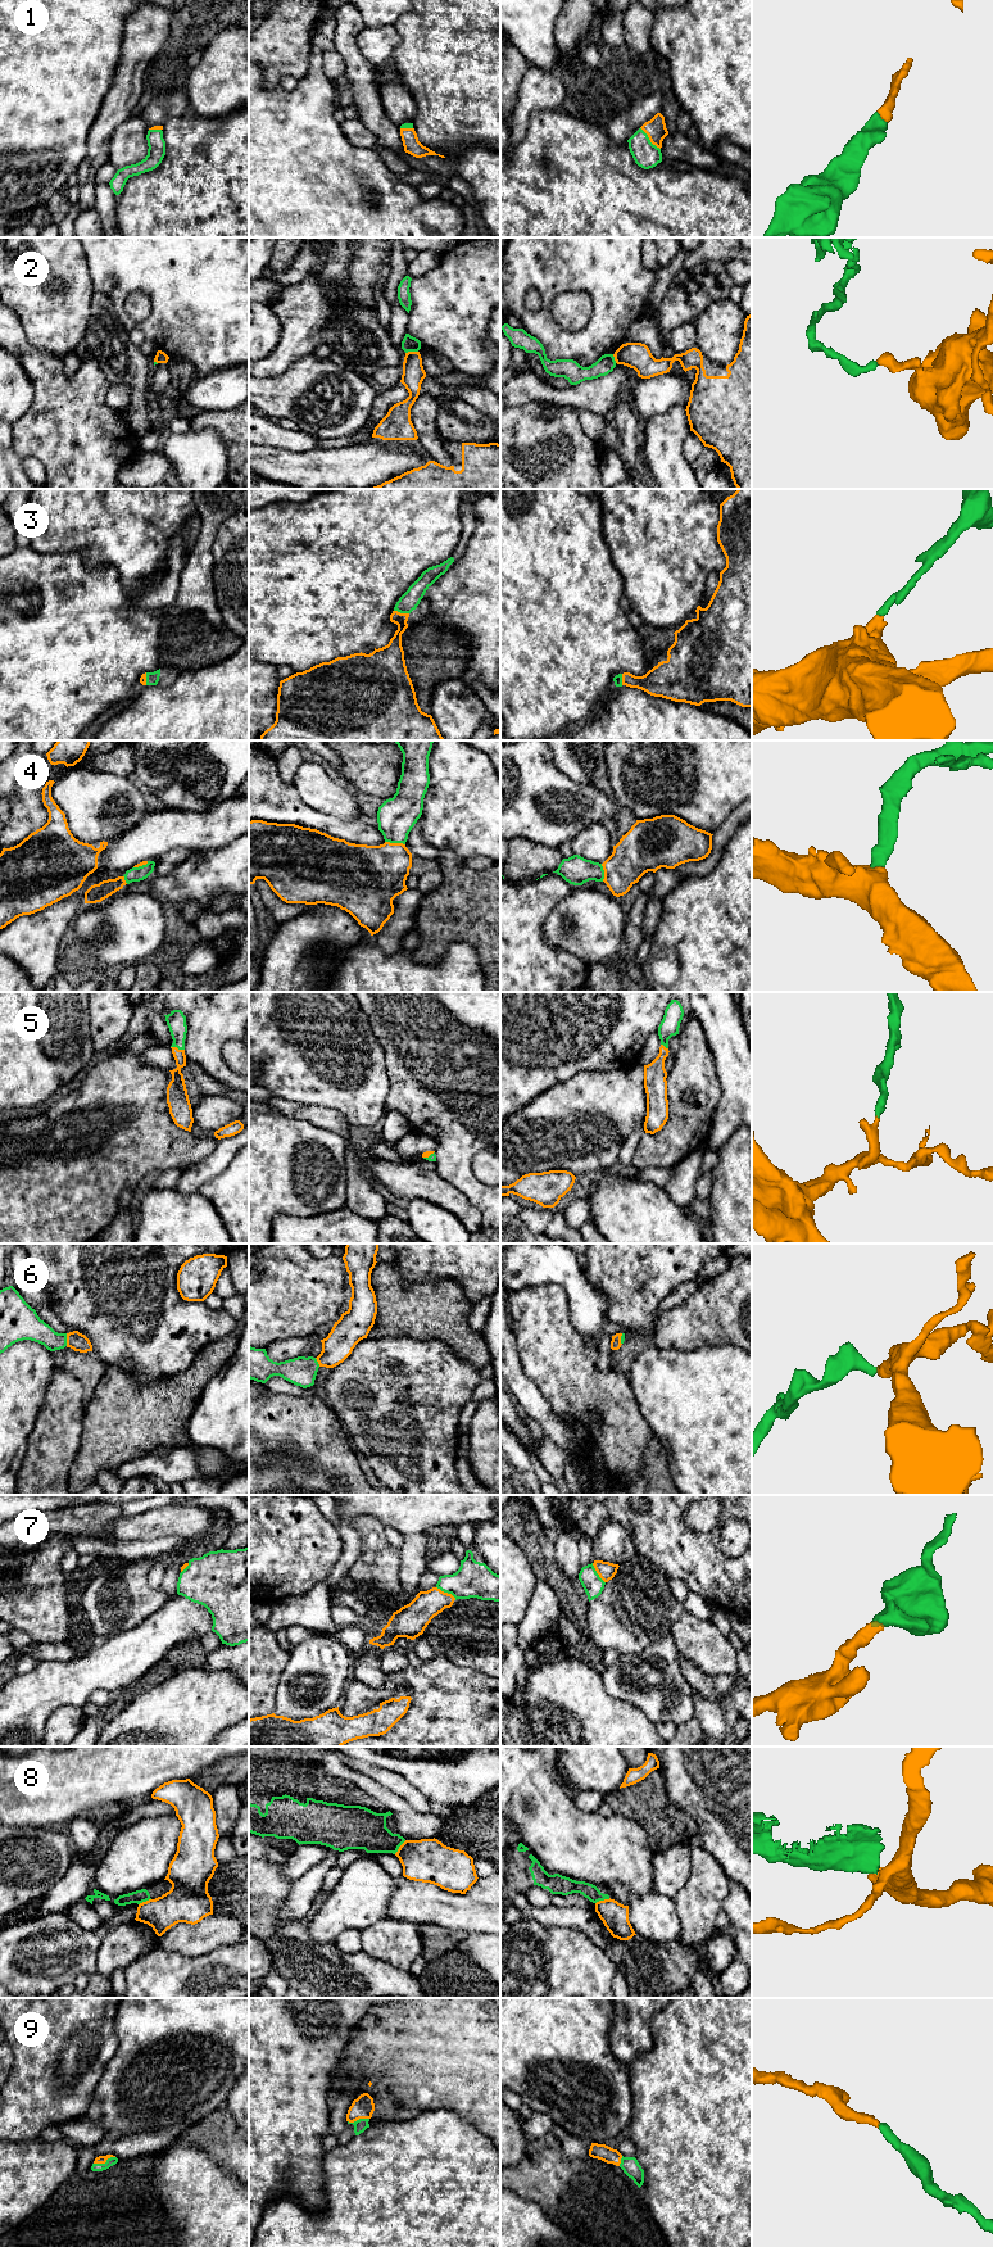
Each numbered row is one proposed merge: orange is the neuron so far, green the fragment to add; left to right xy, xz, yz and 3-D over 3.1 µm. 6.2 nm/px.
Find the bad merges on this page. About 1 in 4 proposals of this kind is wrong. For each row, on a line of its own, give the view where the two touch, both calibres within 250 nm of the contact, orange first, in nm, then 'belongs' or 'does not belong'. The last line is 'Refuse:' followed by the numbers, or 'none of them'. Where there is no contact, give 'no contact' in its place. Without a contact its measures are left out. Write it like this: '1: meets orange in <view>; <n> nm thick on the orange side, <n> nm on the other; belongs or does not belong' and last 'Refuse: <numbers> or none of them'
1: meets orange in yz; 130 nm thick on the orange side, 160 nm on the other; belongs
2: meets orange in xz; 140 nm thick on the orange side, 100 nm on the other; does not belong
3: meets orange in xz; 120 nm thick on the orange side, 120 nm on the other; belongs
4: meets orange in xz; 380 nm thick on the orange side, 240 nm on the other; belongs
5: meets orange in xy; 120 nm thick on the orange side, 120 nm on the other; belongs
6: meets orange in xy; 120 nm thick on the orange side, 160 nm on the other; belongs
7: meets orange in xz; 180 nm thick on the orange side, 220 nm on the other; belongs
8: meets orange in yz; 170 nm thick on the orange side, 110 nm on the other; does not belong
9: meets orange in xy; 50 nm thick on the orange side, 50 nm on the other; belongs
Refuse: 2, 8

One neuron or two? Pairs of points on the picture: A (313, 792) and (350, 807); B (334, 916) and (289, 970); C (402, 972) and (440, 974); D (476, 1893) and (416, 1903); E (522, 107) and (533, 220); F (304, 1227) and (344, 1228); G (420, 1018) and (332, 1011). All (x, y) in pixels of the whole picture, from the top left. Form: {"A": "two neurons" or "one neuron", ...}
{"A": "one neuron", "B": "one neuron", "C": "one neuron", "D": "two neurons", "E": "two neurons", "F": "one neuron", "G": "two neurons"}

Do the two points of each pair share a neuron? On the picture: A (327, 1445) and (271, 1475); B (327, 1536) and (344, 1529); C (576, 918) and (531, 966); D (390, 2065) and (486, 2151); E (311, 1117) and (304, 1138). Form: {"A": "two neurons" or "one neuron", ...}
{"A": "one neuron", "B": "two neurons", "C": "two neurons", "D": "two neurons", "E": "two neurons"}

